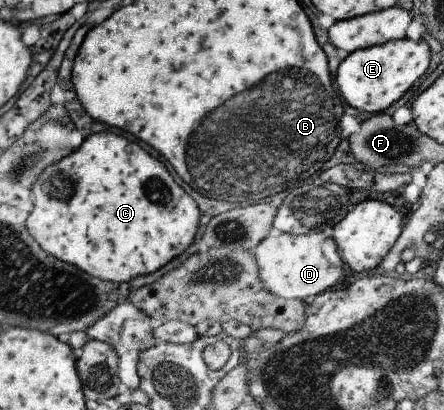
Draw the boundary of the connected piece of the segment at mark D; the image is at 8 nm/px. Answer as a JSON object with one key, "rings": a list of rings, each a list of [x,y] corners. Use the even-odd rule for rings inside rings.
{"rings":[[[328,229],[302,235],[273,231],[253,249],[253,254],[259,263],[264,287],[286,299],[309,301],[324,290],[344,284],[348,275],[343,256]]]}

